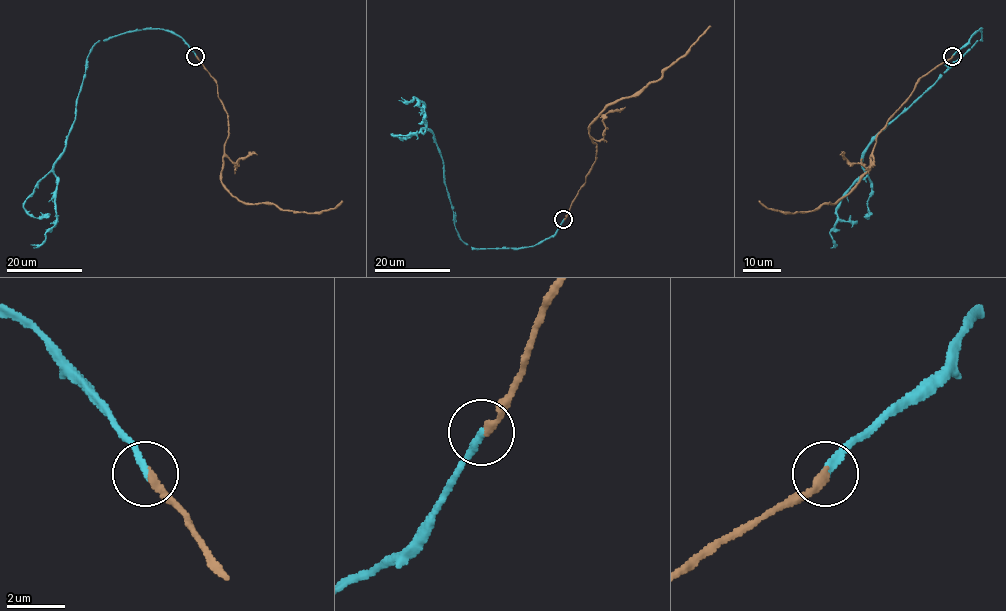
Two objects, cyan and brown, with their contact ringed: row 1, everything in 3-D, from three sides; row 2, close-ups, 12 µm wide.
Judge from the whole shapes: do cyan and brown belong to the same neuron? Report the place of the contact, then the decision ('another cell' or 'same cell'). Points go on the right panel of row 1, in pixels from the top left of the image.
(952, 56) | same cell

